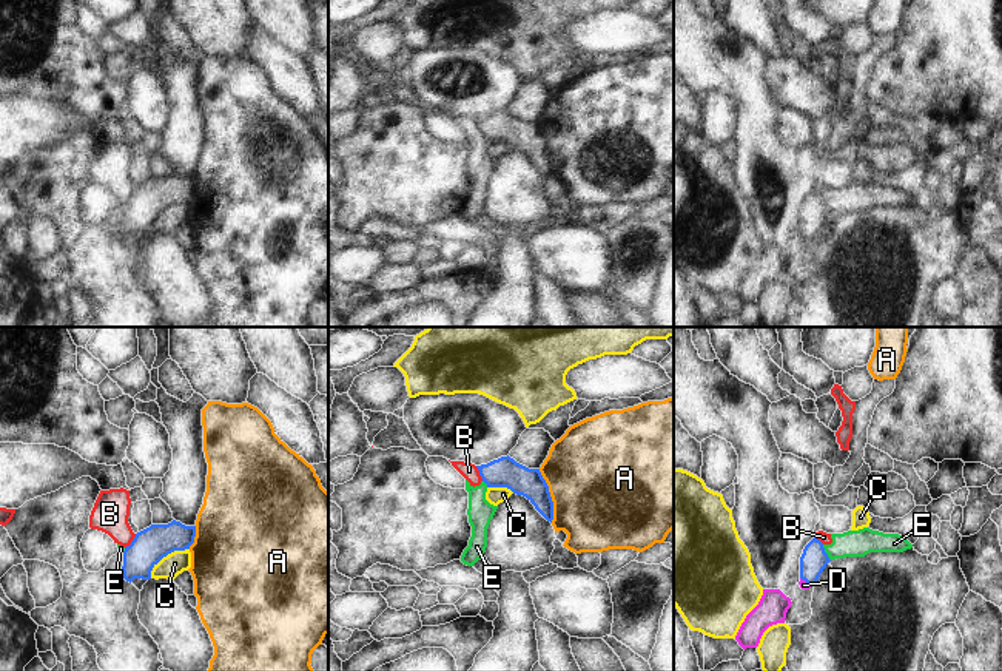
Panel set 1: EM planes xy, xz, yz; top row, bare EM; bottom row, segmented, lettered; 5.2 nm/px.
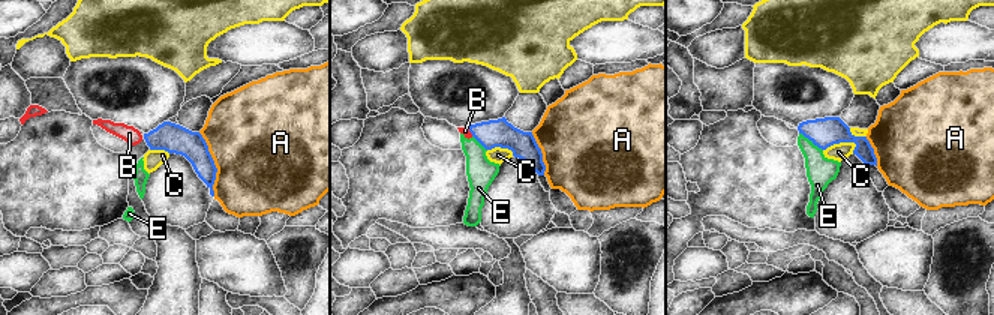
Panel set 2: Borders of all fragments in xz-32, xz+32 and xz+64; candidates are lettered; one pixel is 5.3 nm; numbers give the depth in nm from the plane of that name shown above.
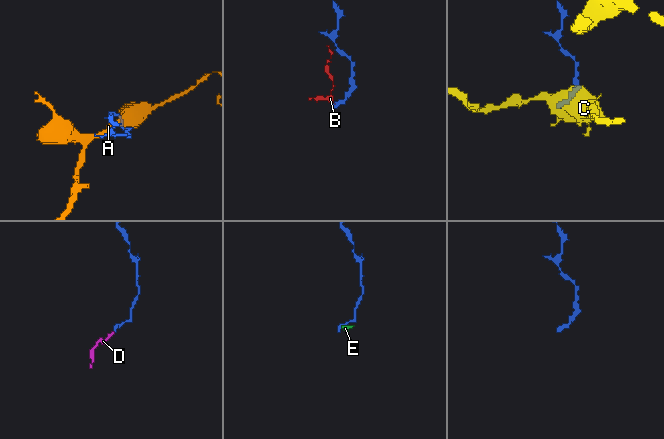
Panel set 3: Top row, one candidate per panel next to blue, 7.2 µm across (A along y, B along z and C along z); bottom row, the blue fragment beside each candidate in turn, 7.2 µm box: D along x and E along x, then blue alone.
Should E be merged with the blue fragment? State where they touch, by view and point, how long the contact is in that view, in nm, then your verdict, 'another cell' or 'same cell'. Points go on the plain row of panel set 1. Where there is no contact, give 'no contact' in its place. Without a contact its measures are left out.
meets blue in yz at (825, 207); contact 100 nm long; another cell

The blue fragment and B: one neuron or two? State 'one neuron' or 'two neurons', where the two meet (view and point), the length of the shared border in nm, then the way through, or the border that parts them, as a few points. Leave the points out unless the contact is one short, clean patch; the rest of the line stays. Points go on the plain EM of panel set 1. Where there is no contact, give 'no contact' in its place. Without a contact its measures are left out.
two neurons; contact xy (131, 196); length 100 nm; border xy (136, 188), (125, 202)

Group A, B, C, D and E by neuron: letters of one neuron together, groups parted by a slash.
A / B E / C / D

